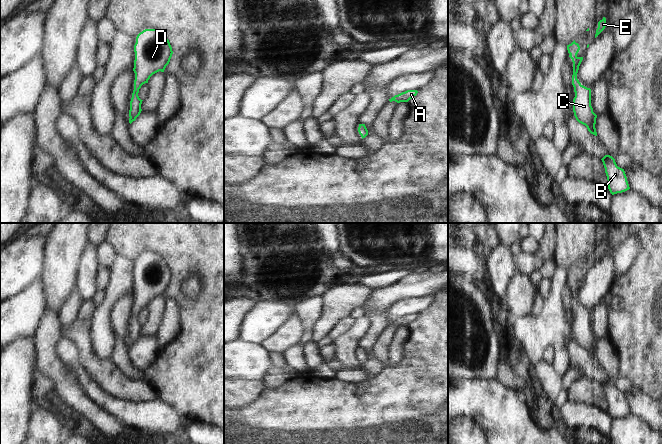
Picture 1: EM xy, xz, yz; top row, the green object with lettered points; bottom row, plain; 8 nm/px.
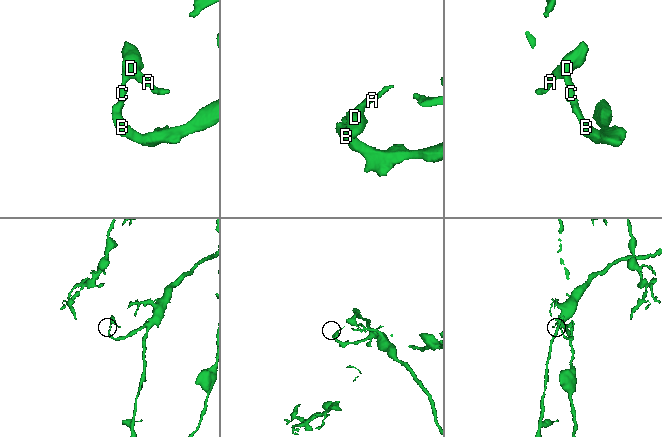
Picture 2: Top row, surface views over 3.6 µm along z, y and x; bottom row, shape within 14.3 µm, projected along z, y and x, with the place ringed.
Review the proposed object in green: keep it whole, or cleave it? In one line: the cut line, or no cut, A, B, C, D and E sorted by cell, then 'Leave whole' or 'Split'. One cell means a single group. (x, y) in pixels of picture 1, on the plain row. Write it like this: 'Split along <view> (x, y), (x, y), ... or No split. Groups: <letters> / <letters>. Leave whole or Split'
No split. Groups: A B C D E. Leave whole.

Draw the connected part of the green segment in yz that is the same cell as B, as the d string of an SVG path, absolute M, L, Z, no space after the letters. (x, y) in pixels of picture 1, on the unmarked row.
M605 379L602 383L608 404L608 413L612 419L630 413L624 393L617 390L615 383Z

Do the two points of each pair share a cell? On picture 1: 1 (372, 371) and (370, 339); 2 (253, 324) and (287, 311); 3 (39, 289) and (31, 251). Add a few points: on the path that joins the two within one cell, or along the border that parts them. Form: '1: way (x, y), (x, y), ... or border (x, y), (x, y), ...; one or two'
1: way (371, 363), (369, 347); one
2: way (261, 323), (273, 311), (279, 311); one
3: border (43, 276), (18, 294); two

